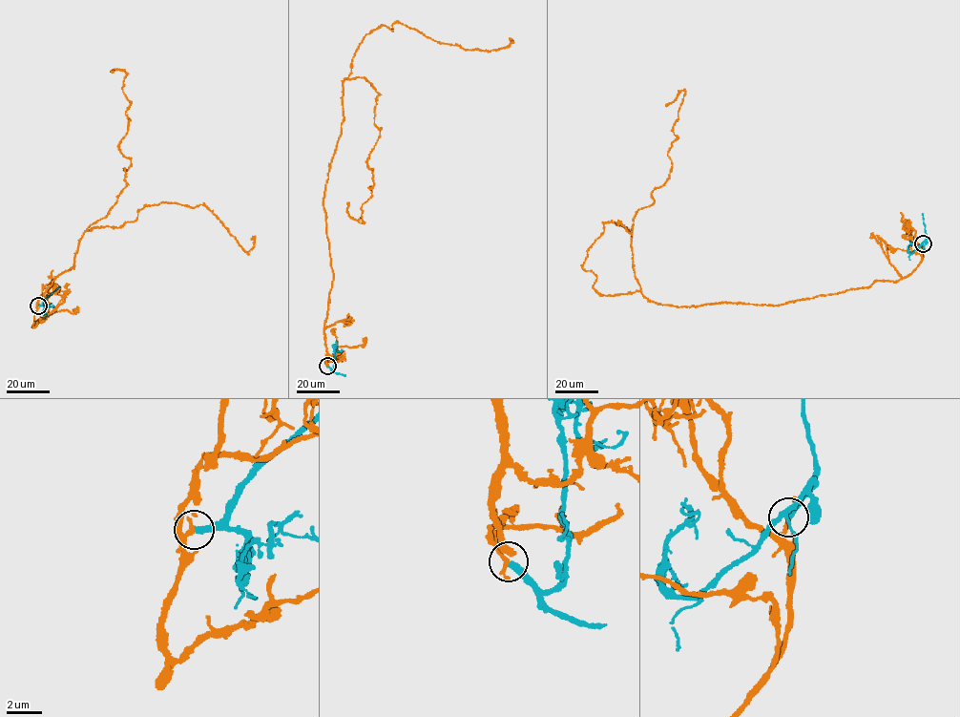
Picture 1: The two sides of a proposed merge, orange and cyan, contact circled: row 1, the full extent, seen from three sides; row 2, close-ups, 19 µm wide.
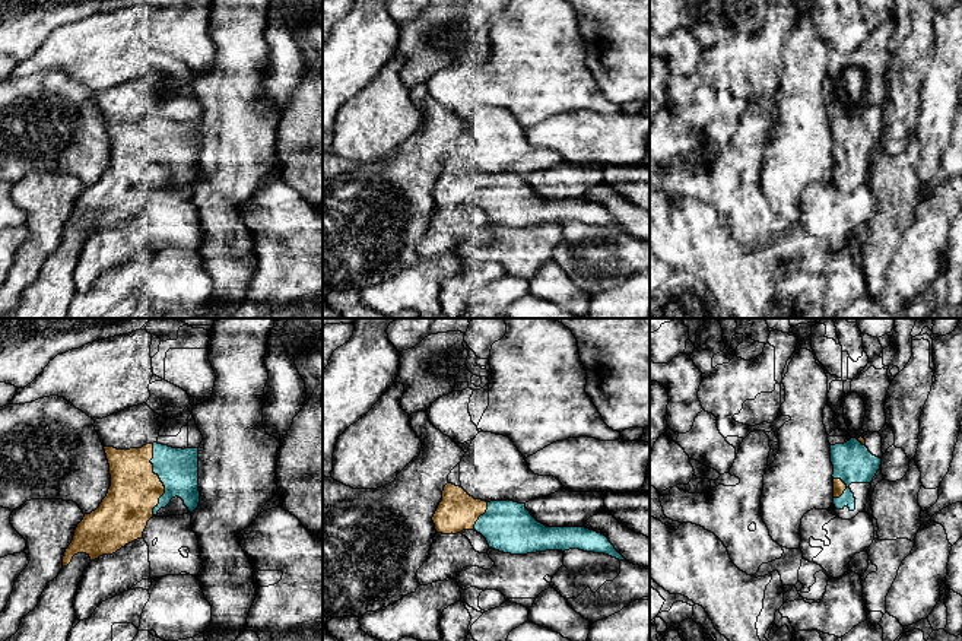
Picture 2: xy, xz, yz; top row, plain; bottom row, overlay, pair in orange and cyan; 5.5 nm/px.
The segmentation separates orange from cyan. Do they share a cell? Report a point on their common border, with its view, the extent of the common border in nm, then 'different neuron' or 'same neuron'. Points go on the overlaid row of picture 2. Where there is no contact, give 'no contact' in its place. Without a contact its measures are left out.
xy (159, 479) | 400 nm | different neuron

